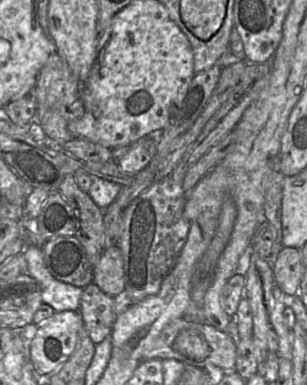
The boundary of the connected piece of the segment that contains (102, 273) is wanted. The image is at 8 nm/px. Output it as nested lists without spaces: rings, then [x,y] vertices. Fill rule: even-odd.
[[[117,245],[104,249],[99,262],[93,268],[93,282],[113,298],[124,290],[124,261]]]

